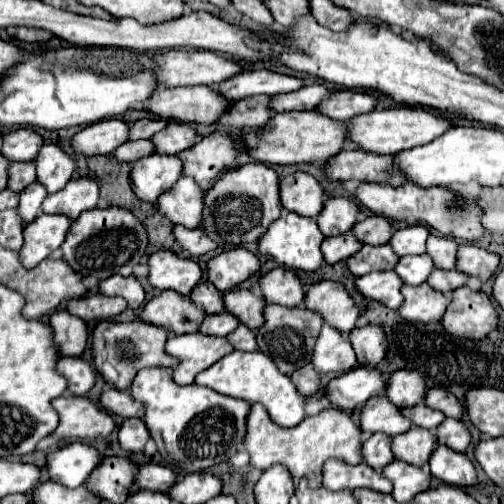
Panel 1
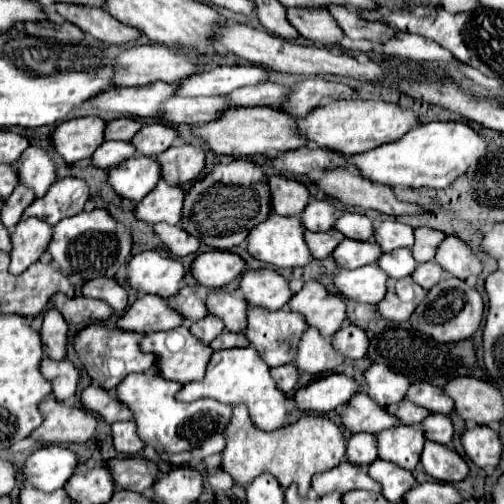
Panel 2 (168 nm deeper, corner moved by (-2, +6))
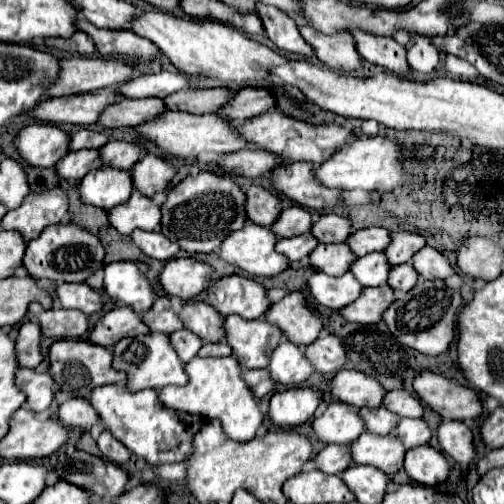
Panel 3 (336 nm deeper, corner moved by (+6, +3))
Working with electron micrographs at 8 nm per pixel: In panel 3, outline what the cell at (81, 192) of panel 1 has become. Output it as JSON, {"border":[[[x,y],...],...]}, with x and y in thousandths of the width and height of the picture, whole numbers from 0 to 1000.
{"border":[[[103,373],[87,381],[63,381],[52,389],[48,405],[20,417],[4,433],[8,456],[40,456],[48,476],[79,468],[79,460],[99,444],[119,444],[135,421],[135,389],[123,373]]]}

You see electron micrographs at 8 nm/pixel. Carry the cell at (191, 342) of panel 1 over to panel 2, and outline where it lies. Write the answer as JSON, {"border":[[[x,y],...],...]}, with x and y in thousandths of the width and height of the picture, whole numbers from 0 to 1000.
{"border":[[[353,645],[341,657],[313,657],[313,661],[286,665],[278,673],[278,692],[286,700],[310,704],[310,728],[325,752],[337,752],[337,756],[349,756],[361,764],[369,764],[377,756],[397,756],[405,748],[413,712],[421,704],[421,692],[413,685],[401,685],[397,677],[389,677],[389,669],[381,669],[373,649],[365,649],[365,645]]]}

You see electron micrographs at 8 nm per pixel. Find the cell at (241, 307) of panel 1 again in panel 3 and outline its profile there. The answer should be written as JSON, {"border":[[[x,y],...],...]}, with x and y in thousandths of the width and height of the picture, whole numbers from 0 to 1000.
{"border":[[[369,599],[357,631],[373,655],[393,663],[405,679],[448,679],[444,627],[413,599]]]}

